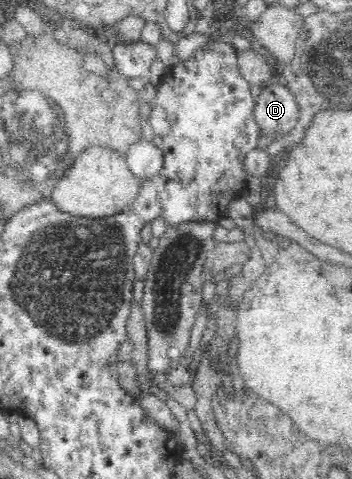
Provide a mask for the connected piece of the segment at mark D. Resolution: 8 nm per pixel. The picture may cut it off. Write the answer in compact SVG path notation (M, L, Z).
M276 78L261 88L261 94L255 99L253 120L258 133L271 131L278 136L295 129L299 121L299 108L294 92Z

